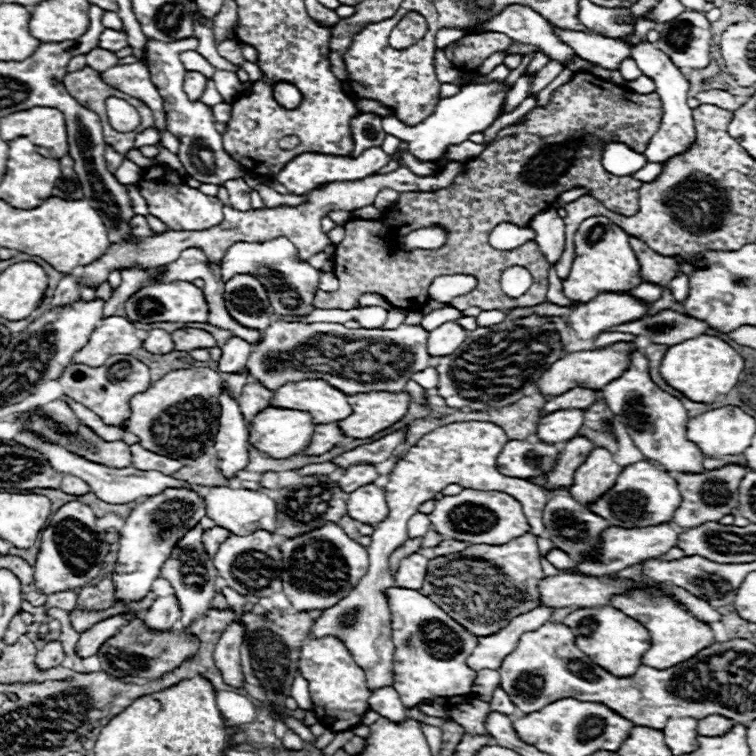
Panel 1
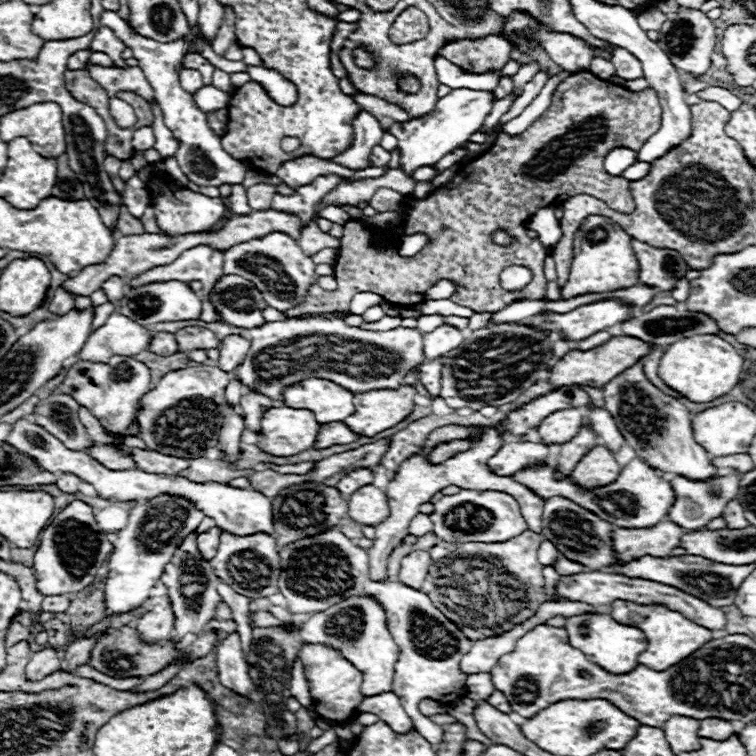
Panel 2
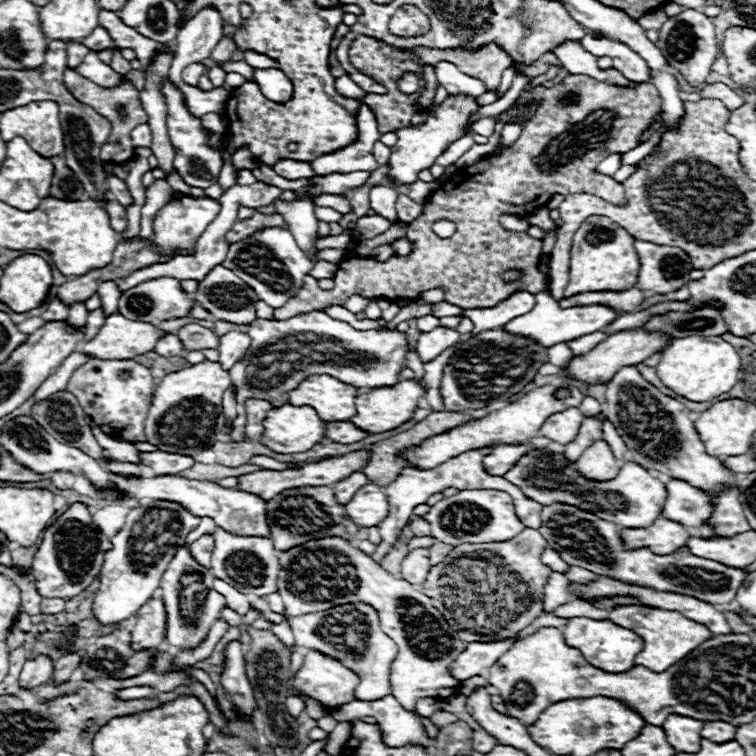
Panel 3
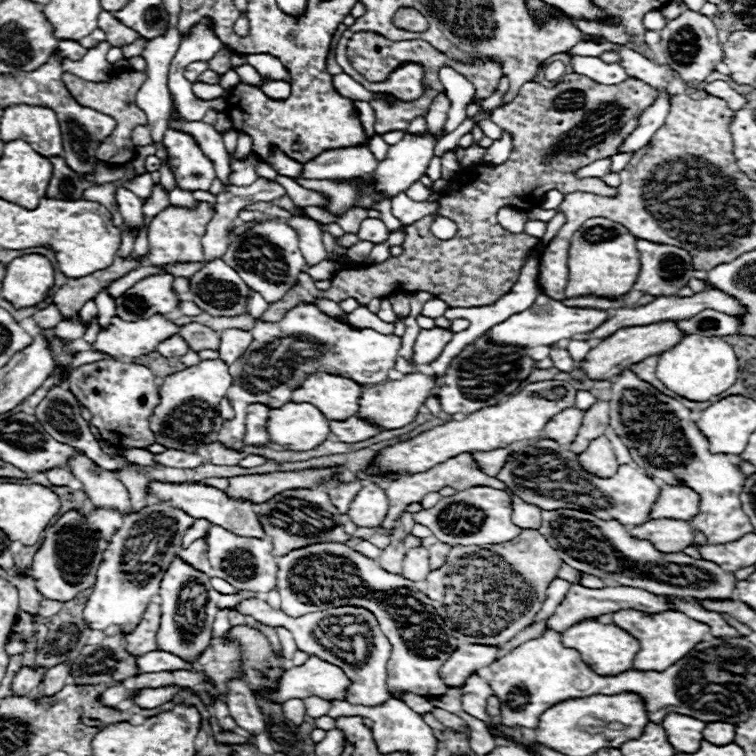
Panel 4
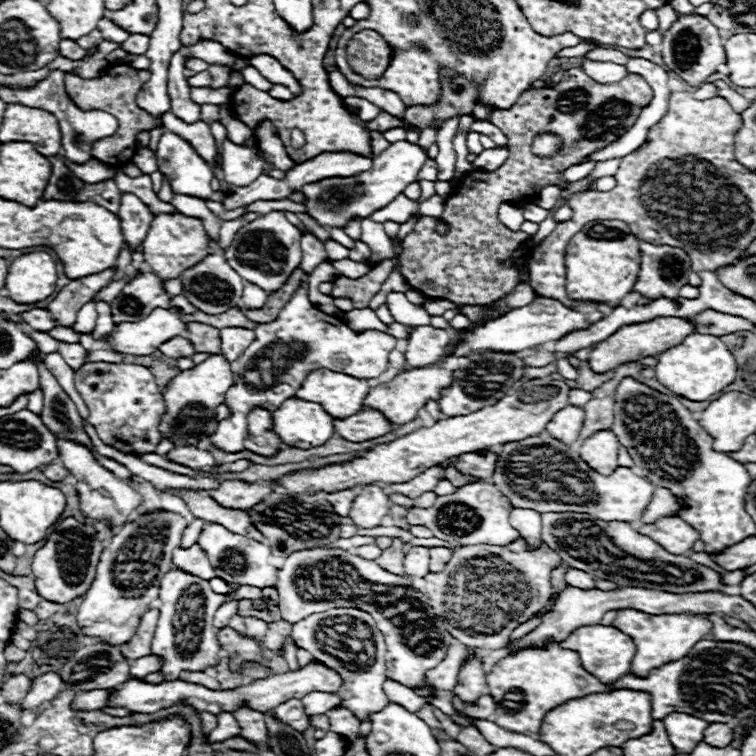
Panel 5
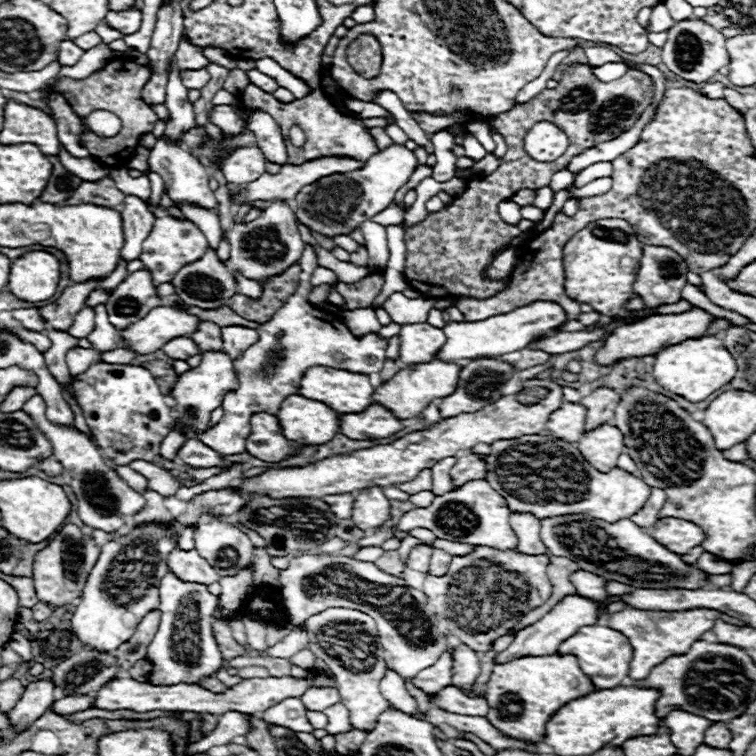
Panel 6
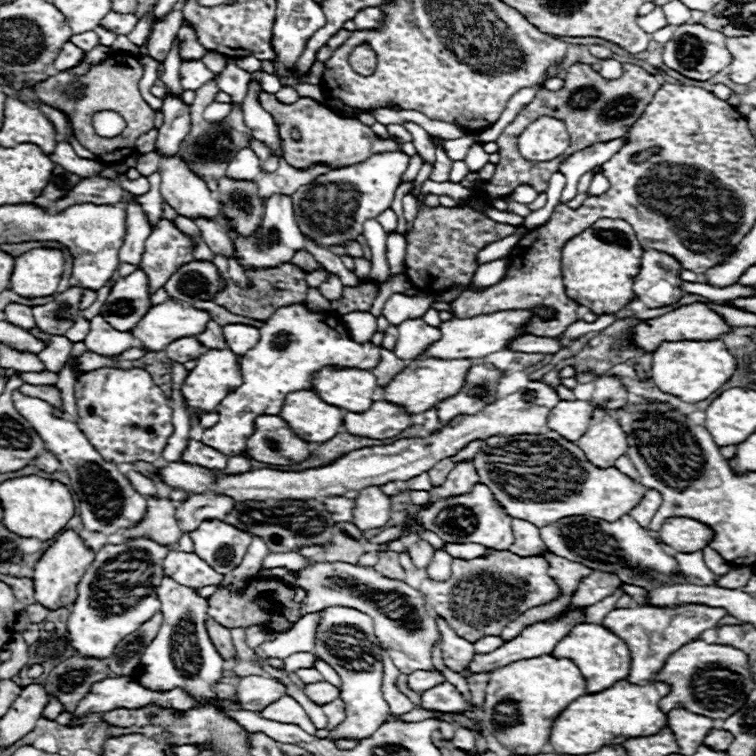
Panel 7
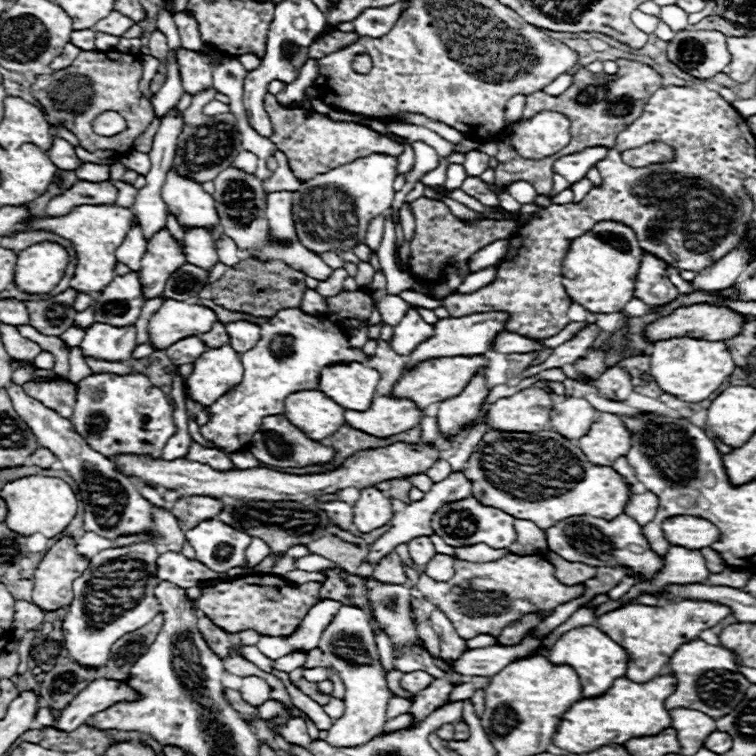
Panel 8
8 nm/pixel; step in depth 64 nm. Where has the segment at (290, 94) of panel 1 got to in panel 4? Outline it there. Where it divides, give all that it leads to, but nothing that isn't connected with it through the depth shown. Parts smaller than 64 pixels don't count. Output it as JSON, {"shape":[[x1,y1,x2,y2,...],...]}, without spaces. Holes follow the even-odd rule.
{"shape":[[262,78,262,86,260,90,272,98,272,100,286,100,290,96,290,84,288,82,282,82,282,80,268,80,268,78]]}

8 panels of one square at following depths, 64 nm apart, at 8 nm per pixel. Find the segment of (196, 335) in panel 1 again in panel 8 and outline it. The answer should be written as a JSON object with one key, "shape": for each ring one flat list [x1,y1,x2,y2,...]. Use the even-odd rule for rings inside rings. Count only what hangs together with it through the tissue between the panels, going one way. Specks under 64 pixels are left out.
{"shape":[[220,322,212,324,210,332,204,332,204,336,198,336,198,338,200,338,208,348,220,348,220,346,228,344,228,334,226,334,226,330,224,330,224,324,220,324]]}

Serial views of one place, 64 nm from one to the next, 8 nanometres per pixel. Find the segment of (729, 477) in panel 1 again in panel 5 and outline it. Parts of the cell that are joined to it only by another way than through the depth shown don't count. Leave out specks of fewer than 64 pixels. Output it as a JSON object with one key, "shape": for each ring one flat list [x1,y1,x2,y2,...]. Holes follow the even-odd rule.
{"shape":[[658,486,646,512,644,512,644,516,642,516,642,522,648,524,652,520,658,520,660,516,678,516,680,510,684,510,682,502,668,488]]}

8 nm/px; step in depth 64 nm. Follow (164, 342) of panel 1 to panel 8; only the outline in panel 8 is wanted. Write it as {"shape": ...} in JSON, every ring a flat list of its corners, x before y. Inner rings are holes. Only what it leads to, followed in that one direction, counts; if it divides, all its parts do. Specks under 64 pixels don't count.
{"shape":[[188,336,188,338,178,340,176,344,168,346,164,352,176,366,180,366,180,364,194,362,196,356,200,356,206,350,208,350,208,346,198,336]]}

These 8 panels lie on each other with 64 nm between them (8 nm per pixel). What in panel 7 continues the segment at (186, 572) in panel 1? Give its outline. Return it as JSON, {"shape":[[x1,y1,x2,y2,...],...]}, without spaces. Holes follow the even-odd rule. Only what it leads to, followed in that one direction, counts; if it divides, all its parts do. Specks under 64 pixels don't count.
{"shape":[[164,576,160,588,156,588,156,594,160,596,160,602,162,602,160,612,164,614,164,620,156,638,152,640,152,644,148,644,140,660,140,666,138,666,140,670,136,680,144,684,146,688,168,690,168,688,180,686,192,692,192,696,196,698,216,698,212,692,212,686,220,680,224,658,214,648,206,630,208,598,198,596,196,588,182,586,168,576]]}

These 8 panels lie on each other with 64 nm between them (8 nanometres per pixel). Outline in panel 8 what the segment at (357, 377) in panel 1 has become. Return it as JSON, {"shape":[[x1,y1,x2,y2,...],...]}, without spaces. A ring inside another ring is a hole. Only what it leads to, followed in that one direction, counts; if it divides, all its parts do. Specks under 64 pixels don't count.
{"shape":[[300,308,278,310,266,324,260,326,258,344,240,354,244,366,242,382,228,390,216,404,206,408,212,420,200,428,200,434,227,454,240,452,248,445,248,440,258,432,260,420,264,416,284,414,284,400,296,390,316,390,320,368,328,364,366,364,370,360,360,348,352,348,346,332,338,322,326,316,312,316]]}

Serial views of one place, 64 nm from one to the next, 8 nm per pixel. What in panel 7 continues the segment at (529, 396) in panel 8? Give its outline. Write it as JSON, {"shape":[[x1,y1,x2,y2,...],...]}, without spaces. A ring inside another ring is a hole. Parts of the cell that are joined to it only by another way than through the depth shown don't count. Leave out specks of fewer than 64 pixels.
{"shape":[[530,382,528,388,518,390,514,394,502,396,496,402,488,404,482,412,474,416,458,416,450,420,450,424,442,426,434,434,426,438,402,438,386,446,372,446,354,450,350,454,340,456,332,464,308,468,302,472,282,472,282,470,250,470,246,474,238,476,222,476,220,472,212,472,200,466,192,466,186,462,170,462,166,468,160,470,164,482,172,488,182,488,192,494,202,492,220,492,226,496,232,496,234,500,308,500,308,498,324,498,324,496,340,496,348,490,360,492,360,488,368,488,368,484,388,484,388,482,406,482,420,472,428,472,438,460,458,454,464,446,468,446,474,440,488,440,490,436,516,436,516,434,542,434,546,432,546,422,550,410,560,402,560,396,556,388,544,384,544,382],[526,390,534,392,534,398,526,402,522,394],[218,476,218,482,212,482,212,478]]}

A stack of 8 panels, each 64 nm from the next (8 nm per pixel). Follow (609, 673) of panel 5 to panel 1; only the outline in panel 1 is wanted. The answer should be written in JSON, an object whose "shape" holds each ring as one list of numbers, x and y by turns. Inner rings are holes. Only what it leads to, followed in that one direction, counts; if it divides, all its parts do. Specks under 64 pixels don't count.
{"shape":[[612,606,578,608,564,618,564,624,568,624,568,628,572,628,578,648,588,658,592,658,592,662,596,662,600,668,604,668,606,672,612,672,614,676,620,676,620,678,632,676,636,672,636,668,642,664,640,662,642,656,650,648,648,630]]}

